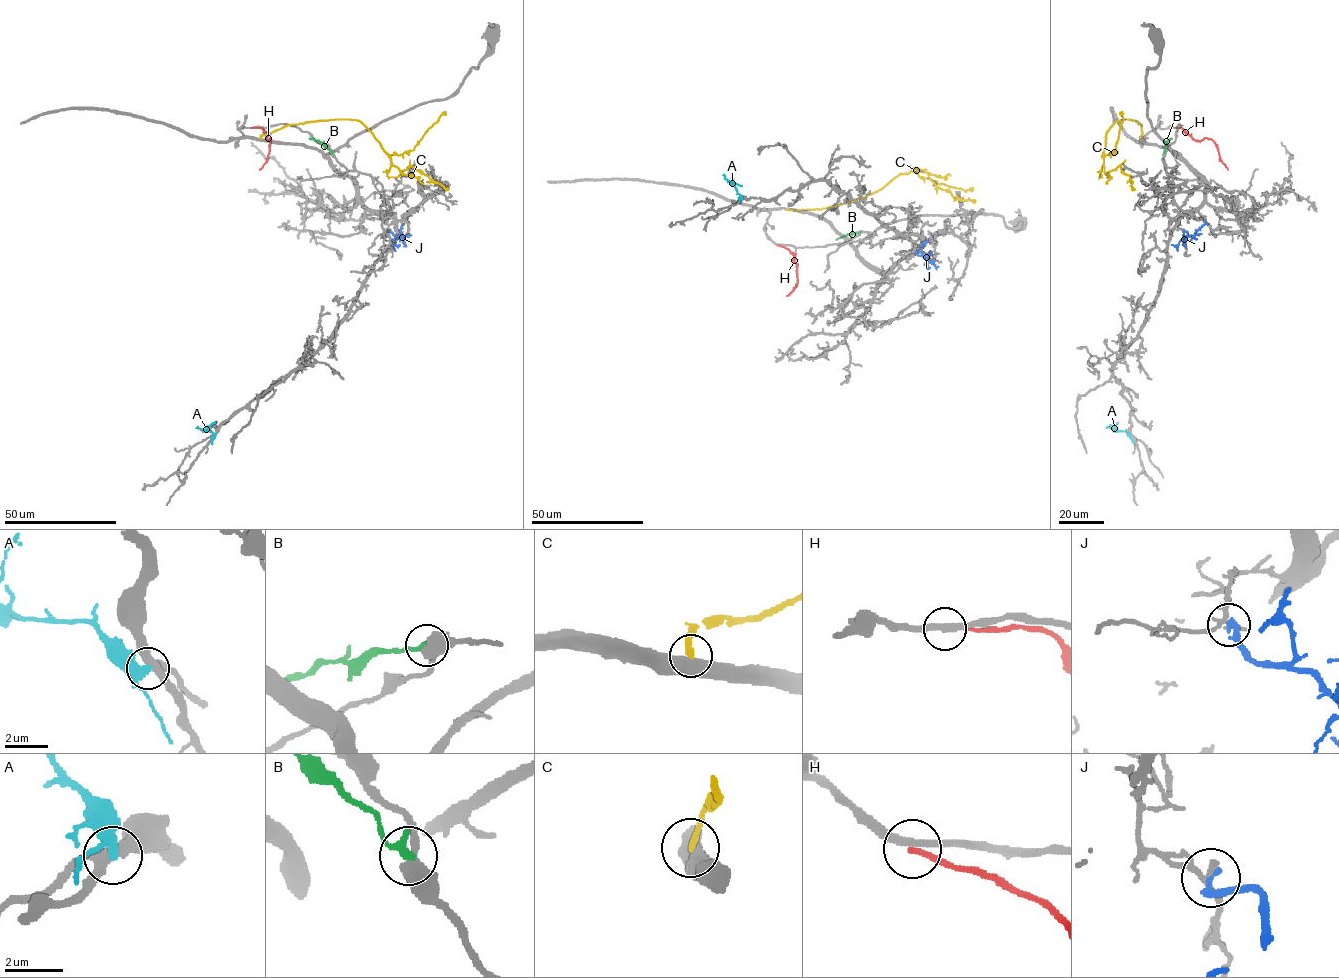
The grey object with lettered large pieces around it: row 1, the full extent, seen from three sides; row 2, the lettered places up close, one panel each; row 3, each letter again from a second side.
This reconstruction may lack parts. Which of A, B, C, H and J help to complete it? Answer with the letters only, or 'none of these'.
none of these

